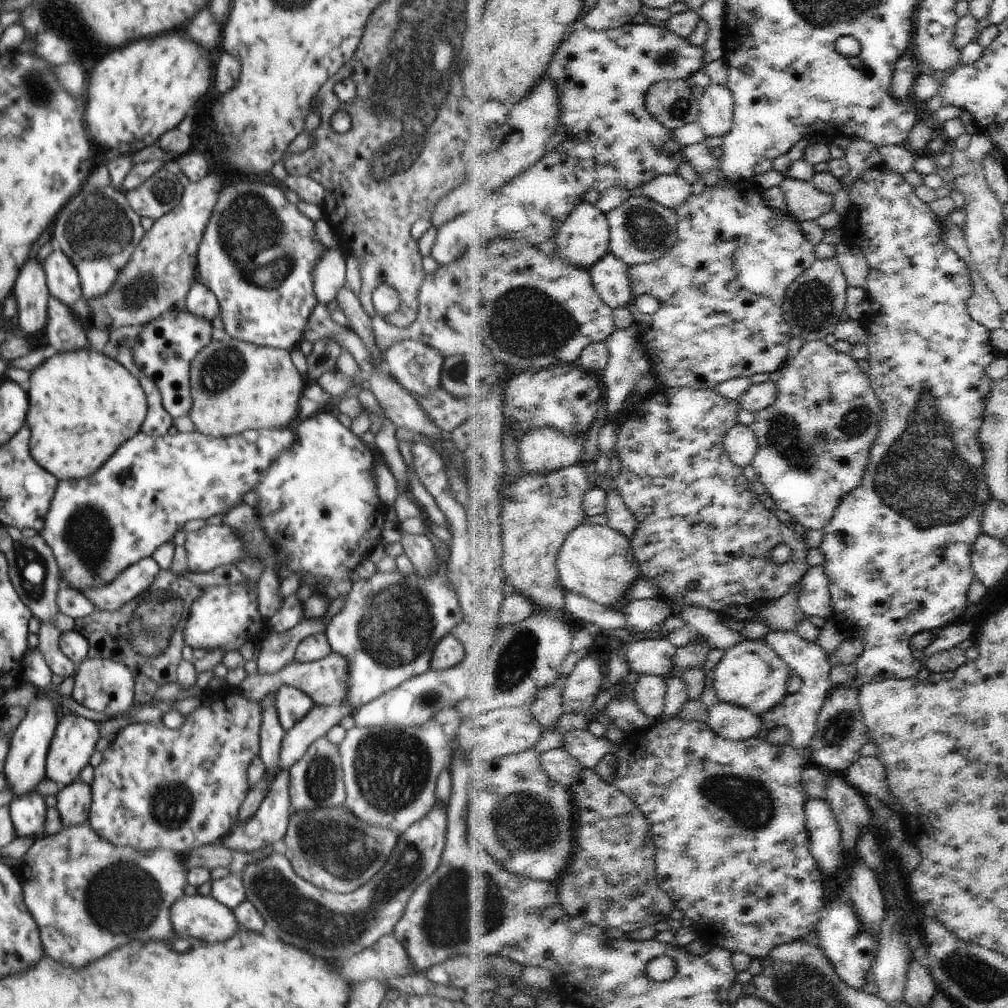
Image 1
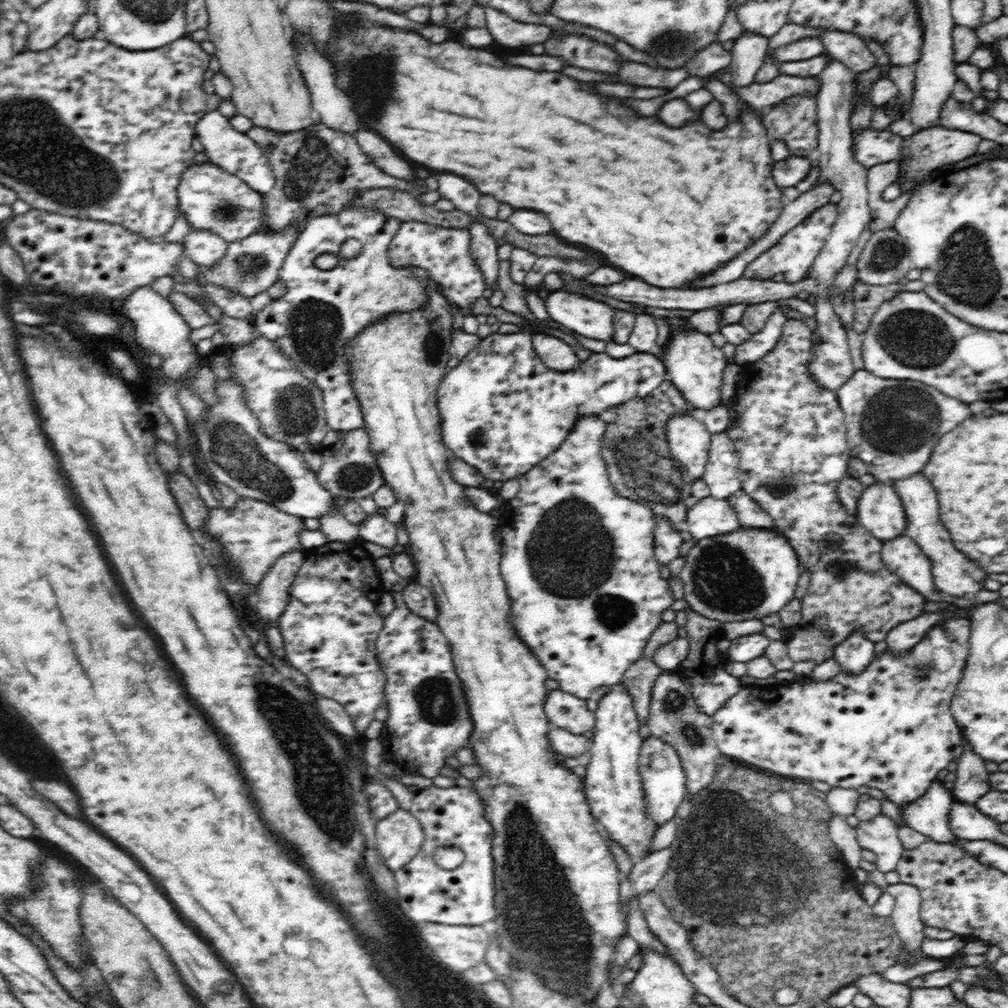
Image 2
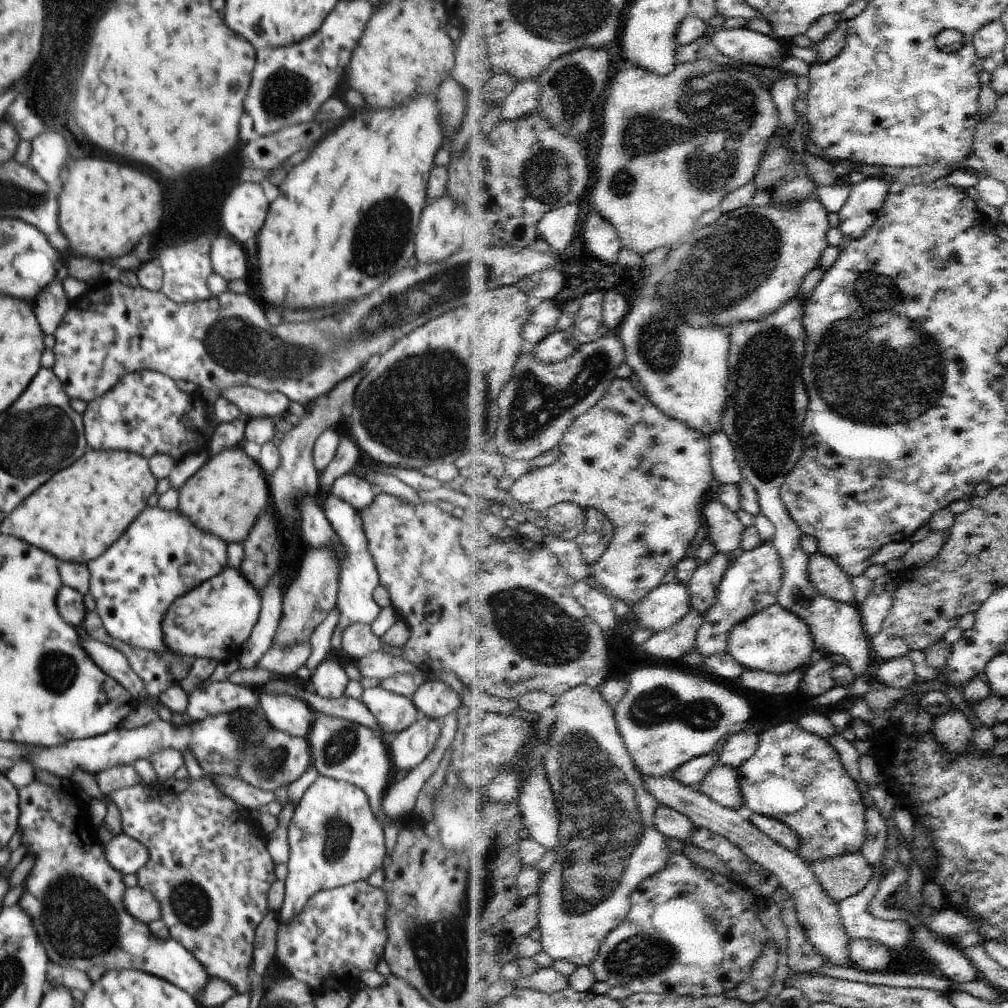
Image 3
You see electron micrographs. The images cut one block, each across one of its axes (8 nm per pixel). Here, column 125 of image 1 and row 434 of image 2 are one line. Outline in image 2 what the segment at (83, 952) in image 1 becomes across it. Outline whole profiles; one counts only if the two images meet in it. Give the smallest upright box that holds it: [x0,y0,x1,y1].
[835,369,970,485]

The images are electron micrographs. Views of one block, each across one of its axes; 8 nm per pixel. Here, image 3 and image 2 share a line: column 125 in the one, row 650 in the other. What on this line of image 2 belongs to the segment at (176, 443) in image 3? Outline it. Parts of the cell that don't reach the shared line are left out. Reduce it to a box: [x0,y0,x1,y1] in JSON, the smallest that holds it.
[376,593,473,778]

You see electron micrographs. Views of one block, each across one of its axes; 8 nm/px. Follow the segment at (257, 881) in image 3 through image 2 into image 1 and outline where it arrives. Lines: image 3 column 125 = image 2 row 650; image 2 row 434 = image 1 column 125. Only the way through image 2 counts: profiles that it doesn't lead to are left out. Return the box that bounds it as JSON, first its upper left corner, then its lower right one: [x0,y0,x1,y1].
[88,687,262,852]

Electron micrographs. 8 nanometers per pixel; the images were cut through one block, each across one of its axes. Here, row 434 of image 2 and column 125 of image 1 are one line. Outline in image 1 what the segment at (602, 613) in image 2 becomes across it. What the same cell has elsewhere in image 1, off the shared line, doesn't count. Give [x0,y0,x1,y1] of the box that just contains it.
[81,556,160,612]

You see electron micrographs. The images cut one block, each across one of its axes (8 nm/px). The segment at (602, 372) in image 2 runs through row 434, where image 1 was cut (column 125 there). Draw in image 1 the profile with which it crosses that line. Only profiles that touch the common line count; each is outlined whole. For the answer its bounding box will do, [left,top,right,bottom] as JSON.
[38,428,296,592]

